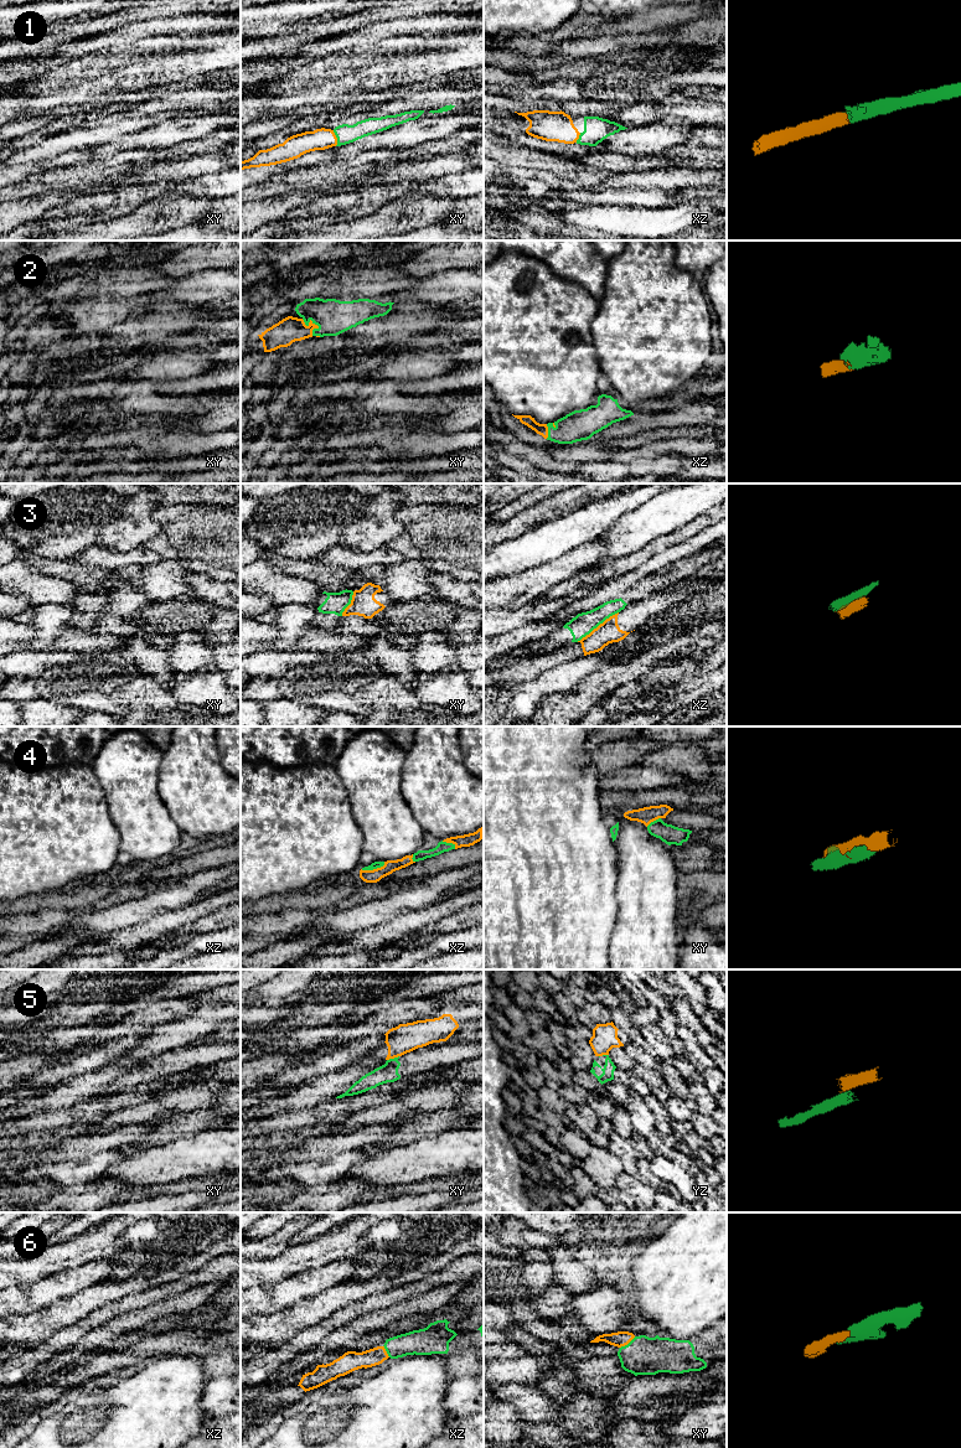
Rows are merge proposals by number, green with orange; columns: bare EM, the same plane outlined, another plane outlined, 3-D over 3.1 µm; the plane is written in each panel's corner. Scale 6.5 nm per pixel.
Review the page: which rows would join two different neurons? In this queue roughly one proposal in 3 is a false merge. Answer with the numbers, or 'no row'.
3, 5

